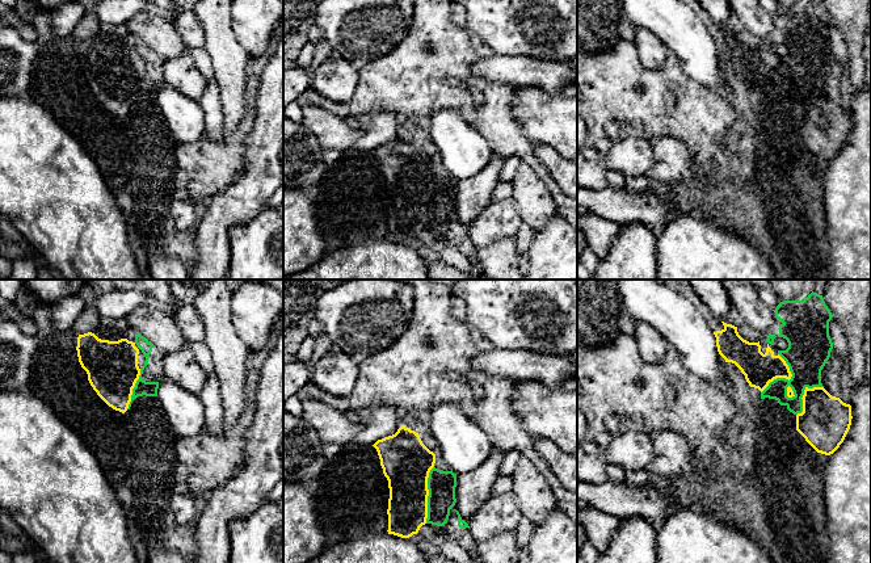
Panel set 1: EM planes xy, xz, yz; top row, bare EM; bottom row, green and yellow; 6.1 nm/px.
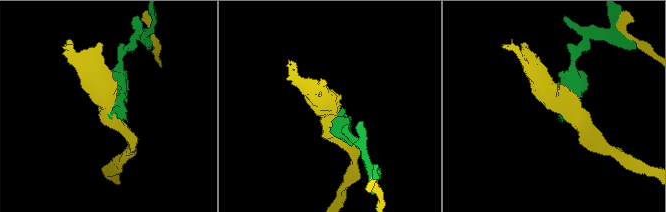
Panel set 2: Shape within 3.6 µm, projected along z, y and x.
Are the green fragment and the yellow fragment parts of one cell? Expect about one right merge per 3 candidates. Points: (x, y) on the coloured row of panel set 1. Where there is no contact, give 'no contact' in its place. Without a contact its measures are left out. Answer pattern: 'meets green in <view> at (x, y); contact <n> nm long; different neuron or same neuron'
meets green in xz at (429, 495); contact 360 nm long; different neuron

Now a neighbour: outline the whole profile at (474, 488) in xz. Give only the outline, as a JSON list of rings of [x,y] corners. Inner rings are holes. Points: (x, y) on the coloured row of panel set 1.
[[[493,448],[476,469],[456,475],[456,503],[453,509],[458,511],[467,524],[472,514],[491,499],[504,454],[498,448]]]

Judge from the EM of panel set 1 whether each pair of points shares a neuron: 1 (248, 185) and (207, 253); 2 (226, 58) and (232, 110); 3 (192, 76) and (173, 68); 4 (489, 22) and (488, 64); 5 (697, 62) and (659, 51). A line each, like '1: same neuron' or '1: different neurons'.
1: same neuron
2: same neuron
3: same neuron
4: different neurons
5: different neurons

